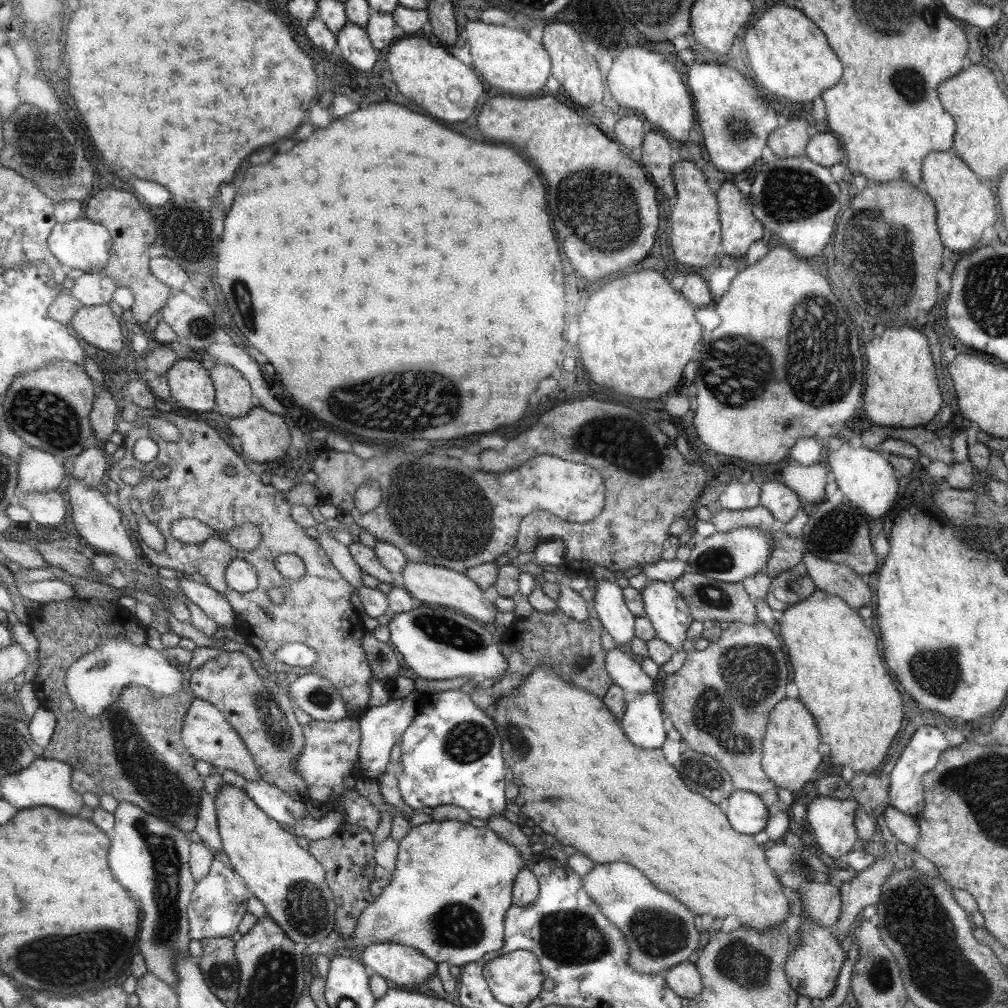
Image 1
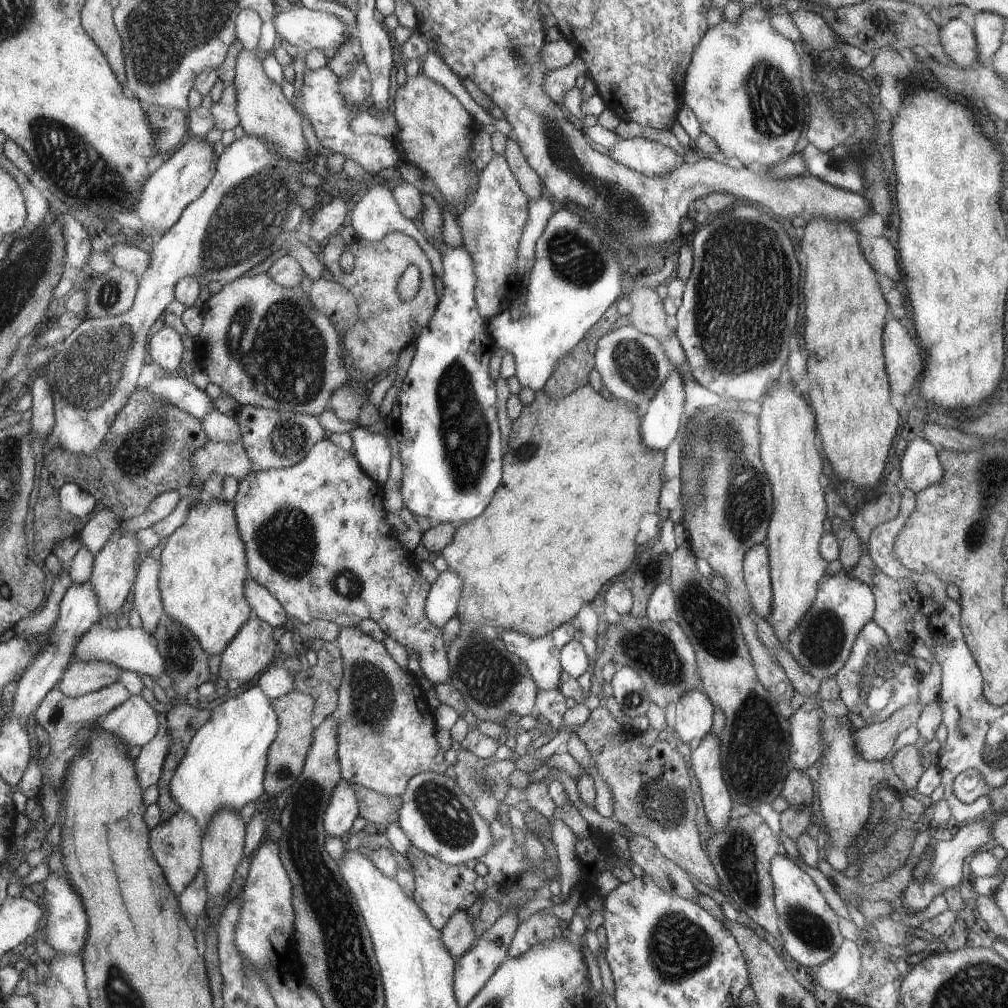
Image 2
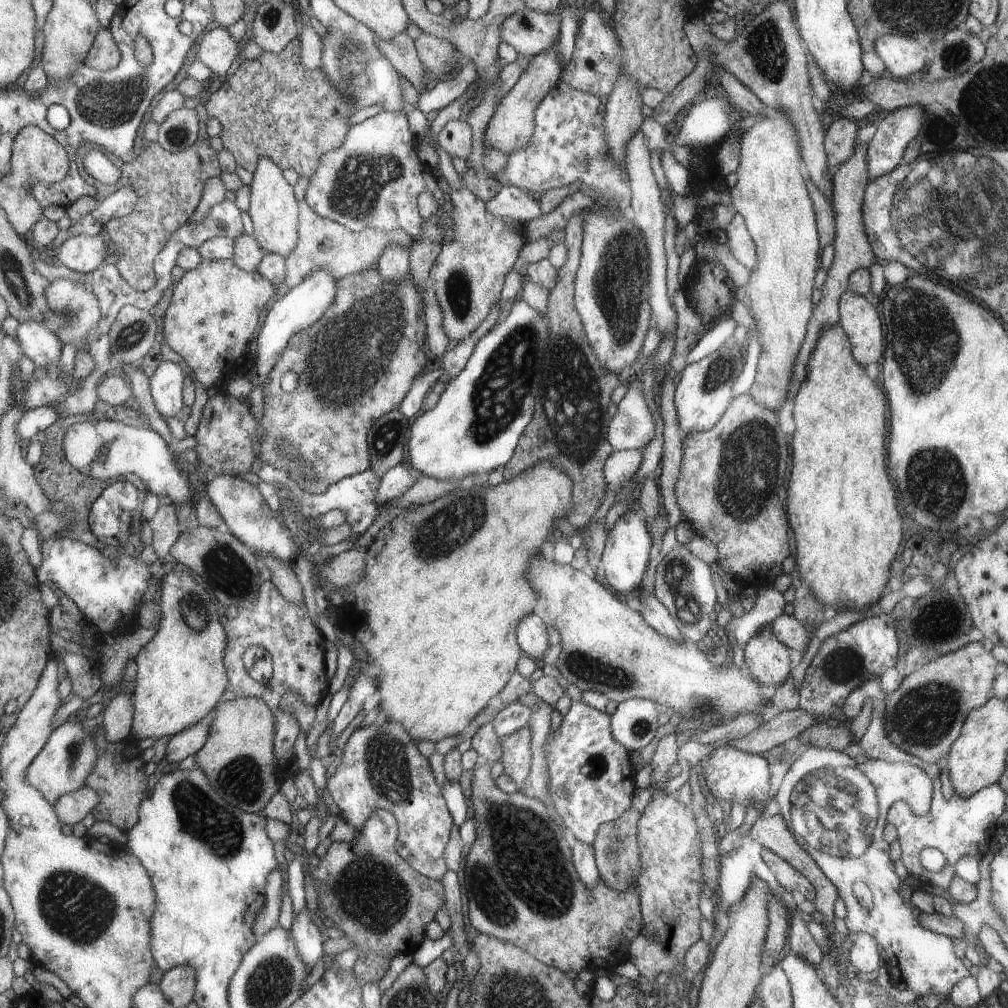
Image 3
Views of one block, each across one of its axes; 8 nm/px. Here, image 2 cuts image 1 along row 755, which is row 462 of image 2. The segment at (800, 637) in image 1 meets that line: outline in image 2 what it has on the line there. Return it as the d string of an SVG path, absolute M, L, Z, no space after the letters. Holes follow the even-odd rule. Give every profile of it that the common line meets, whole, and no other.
M812 216L804 226L802 250L808 256L804 276L806 298L806 328L804 340L810 352L808 378L810 378L810 402L818 416L818 436L823 444L823 454L831 462L834 474L842 482L850 482L854 488L874 489L878 484L894 436L900 426L899 410L888 400L888 376L884 368L882 352L882 328L886 324L888 306L880 292L878 273L870 264L861 246L861 234L848 220L830 220L824 216Z

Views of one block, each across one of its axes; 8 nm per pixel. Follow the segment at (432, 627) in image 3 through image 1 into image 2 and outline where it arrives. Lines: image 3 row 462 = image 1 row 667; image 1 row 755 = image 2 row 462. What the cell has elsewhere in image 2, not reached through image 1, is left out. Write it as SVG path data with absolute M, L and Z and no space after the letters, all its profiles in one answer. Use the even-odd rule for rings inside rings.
M589 384L556 400L550 398L544 390L536 393L532 404L525 406L520 416L512 423L510 440L506 444L505 476L501 483L502 488L498 488L498 496L494 495L492 502L481 515L469 520L468 523L459 524L454 540L437 554L446 560L447 570L462 578L462 594L457 608L457 616L461 624L470 624L473 632L478 632L482 626L494 626L498 631L514 628L514 632L526 632L526 636L540 638L556 630L561 624L571 622L586 603L591 603L596 598L600 588L610 578L620 576L630 568L636 554L634 538L640 530L638 522L642 514L658 513L658 496L660 496L660 484L662 484L660 476L662 476L662 466L664 466L664 450L658 450L656 454L648 452L640 442L638 428L640 428L640 418L634 412L630 412L626 406L604 400Z

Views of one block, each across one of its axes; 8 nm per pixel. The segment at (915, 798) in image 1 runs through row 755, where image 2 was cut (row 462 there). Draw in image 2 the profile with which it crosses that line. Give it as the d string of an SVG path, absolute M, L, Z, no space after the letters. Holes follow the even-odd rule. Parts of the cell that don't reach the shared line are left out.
M920 437L910 441L900 454L900 472L904 487L920 492L926 487L940 483L944 469L934 444Z

